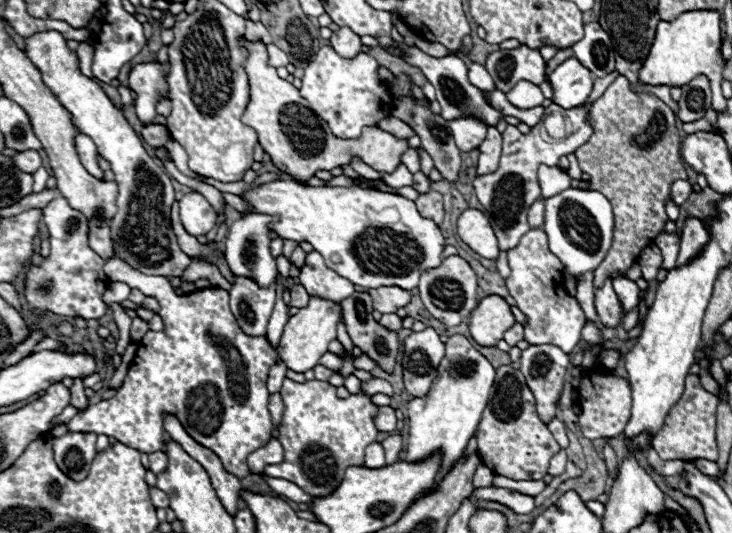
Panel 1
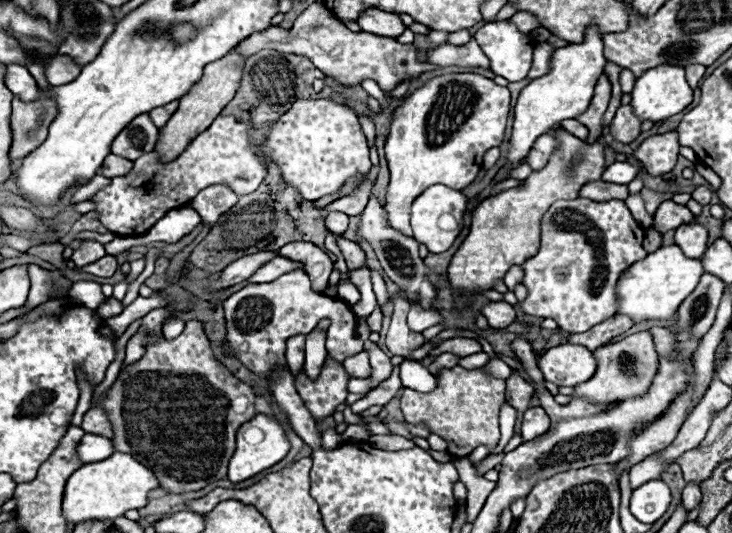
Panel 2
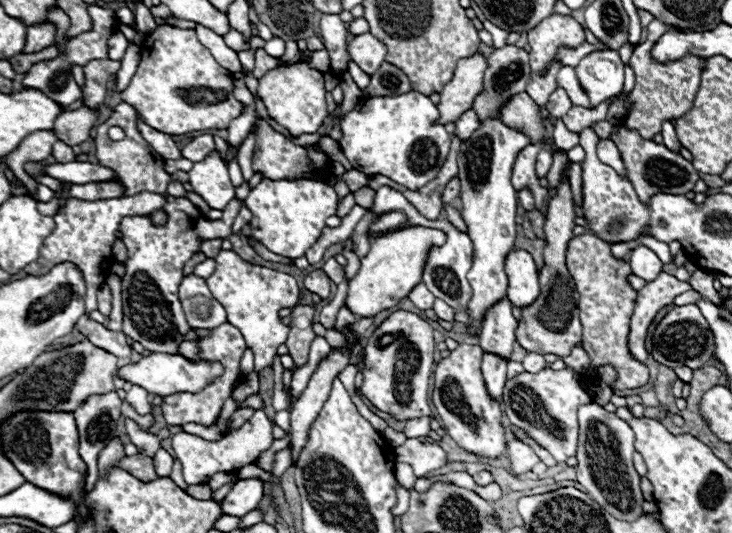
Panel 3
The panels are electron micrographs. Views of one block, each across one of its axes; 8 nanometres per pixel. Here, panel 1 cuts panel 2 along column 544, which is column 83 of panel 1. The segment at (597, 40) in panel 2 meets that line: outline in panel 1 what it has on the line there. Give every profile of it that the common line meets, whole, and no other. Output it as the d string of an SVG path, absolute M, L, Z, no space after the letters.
M48 30L24 38L24 54L42 70L44 84L74 116L76 128L90 136L96 142L98 154L110 162L118 184L118 212L110 224L116 258L124 258L130 266L136 266L136 270L144 270L144 274L160 274L166 278L182 276L192 260L180 250L170 226L170 206L176 200L172 182L156 160L148 156L122 110L112 104L94 78L86 78L80 72L78 54L66 46L66 38L60 32Z

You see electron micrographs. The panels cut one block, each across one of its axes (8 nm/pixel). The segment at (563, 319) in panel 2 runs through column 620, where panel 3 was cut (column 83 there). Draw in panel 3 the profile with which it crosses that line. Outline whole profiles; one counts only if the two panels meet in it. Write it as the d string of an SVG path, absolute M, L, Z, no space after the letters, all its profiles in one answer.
M140 192L136 196L124 196L124 198L110 198L110 200L96 200L96 202L86 202L78 198L66 200L66 206L54 216L56 218L56 230L44 238L44 244L40 246L40 256L36 262L28 264L24 268L26 274L40 276L46 274L52 266L60 262L72 262L76 264L86 280L86 312L96 310L96 292L100 286L106 282L108 270L112 266L112 242L116 240L118 224L124 216L134 216L134 214L150 214L156 208L166 204L166 194L156 194L156 192Z

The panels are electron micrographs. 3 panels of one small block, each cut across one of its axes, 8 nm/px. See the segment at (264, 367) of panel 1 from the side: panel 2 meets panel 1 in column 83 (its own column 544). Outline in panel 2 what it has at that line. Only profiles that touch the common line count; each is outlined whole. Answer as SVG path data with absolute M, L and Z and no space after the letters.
M540 406L528 408L522 418L522 438L528 442L528 440L536 438L536 434L544 434L544 430L548 430L548 426L550 426L550 418Z

